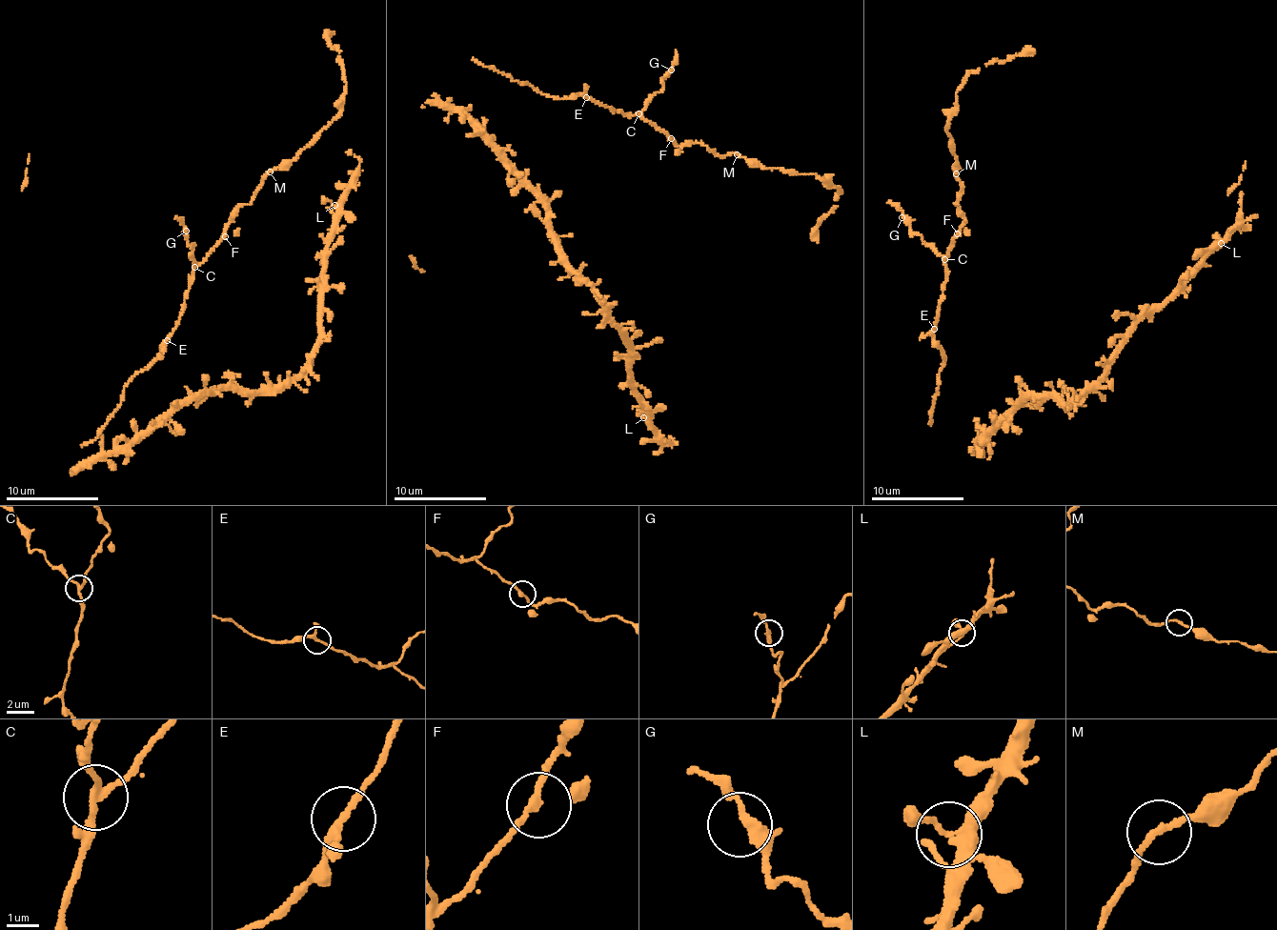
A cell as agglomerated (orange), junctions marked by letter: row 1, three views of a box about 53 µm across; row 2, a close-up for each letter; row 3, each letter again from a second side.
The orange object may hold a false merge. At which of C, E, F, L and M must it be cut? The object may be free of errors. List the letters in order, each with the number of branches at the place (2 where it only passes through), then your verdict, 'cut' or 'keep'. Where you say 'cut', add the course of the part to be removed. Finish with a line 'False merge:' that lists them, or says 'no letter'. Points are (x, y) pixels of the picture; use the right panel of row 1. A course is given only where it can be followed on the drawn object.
C: 3 branches meet; cut; foreign part runs (945, 260), (909, 227), (901, 211), (886, 203)
E: 3 branches meet; keep
F: 2 branches meet; keep
L: 3 branches meet; keep
M: 2 branches meet; keep
False merge: C

